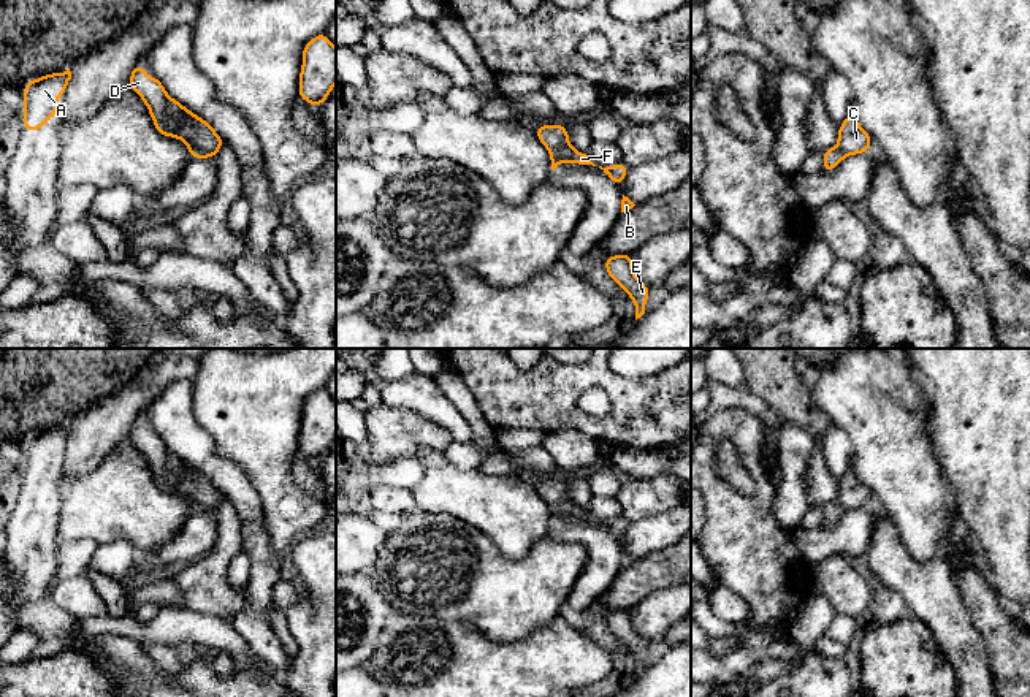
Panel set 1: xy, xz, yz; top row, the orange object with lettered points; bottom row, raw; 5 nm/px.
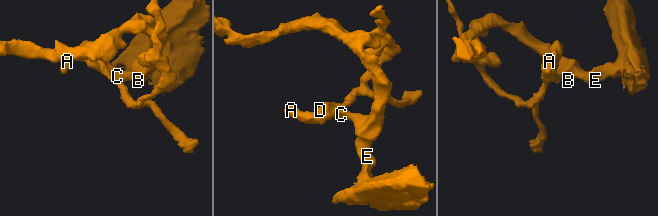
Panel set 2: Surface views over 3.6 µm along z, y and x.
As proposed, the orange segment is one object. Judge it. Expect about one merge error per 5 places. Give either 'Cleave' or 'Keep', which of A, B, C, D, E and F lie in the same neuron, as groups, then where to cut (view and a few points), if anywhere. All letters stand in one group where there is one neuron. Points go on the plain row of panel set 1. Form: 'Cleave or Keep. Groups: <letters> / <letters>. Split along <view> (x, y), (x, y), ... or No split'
Cleave. Groups: A B C E F / D. Split along xy (167, 452), (167, 479), (179, 491), (213, 510)

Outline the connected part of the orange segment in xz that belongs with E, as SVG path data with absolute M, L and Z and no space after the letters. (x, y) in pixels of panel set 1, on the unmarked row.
M632 608L607 611L604 618L610 634L632 653L635 675L640 673L645 668L650 643L632 627Z

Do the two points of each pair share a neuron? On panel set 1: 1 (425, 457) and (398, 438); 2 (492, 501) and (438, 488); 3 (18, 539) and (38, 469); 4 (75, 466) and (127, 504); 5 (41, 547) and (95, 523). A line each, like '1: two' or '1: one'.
1: two
2: one
3: one
4: two
5: two

